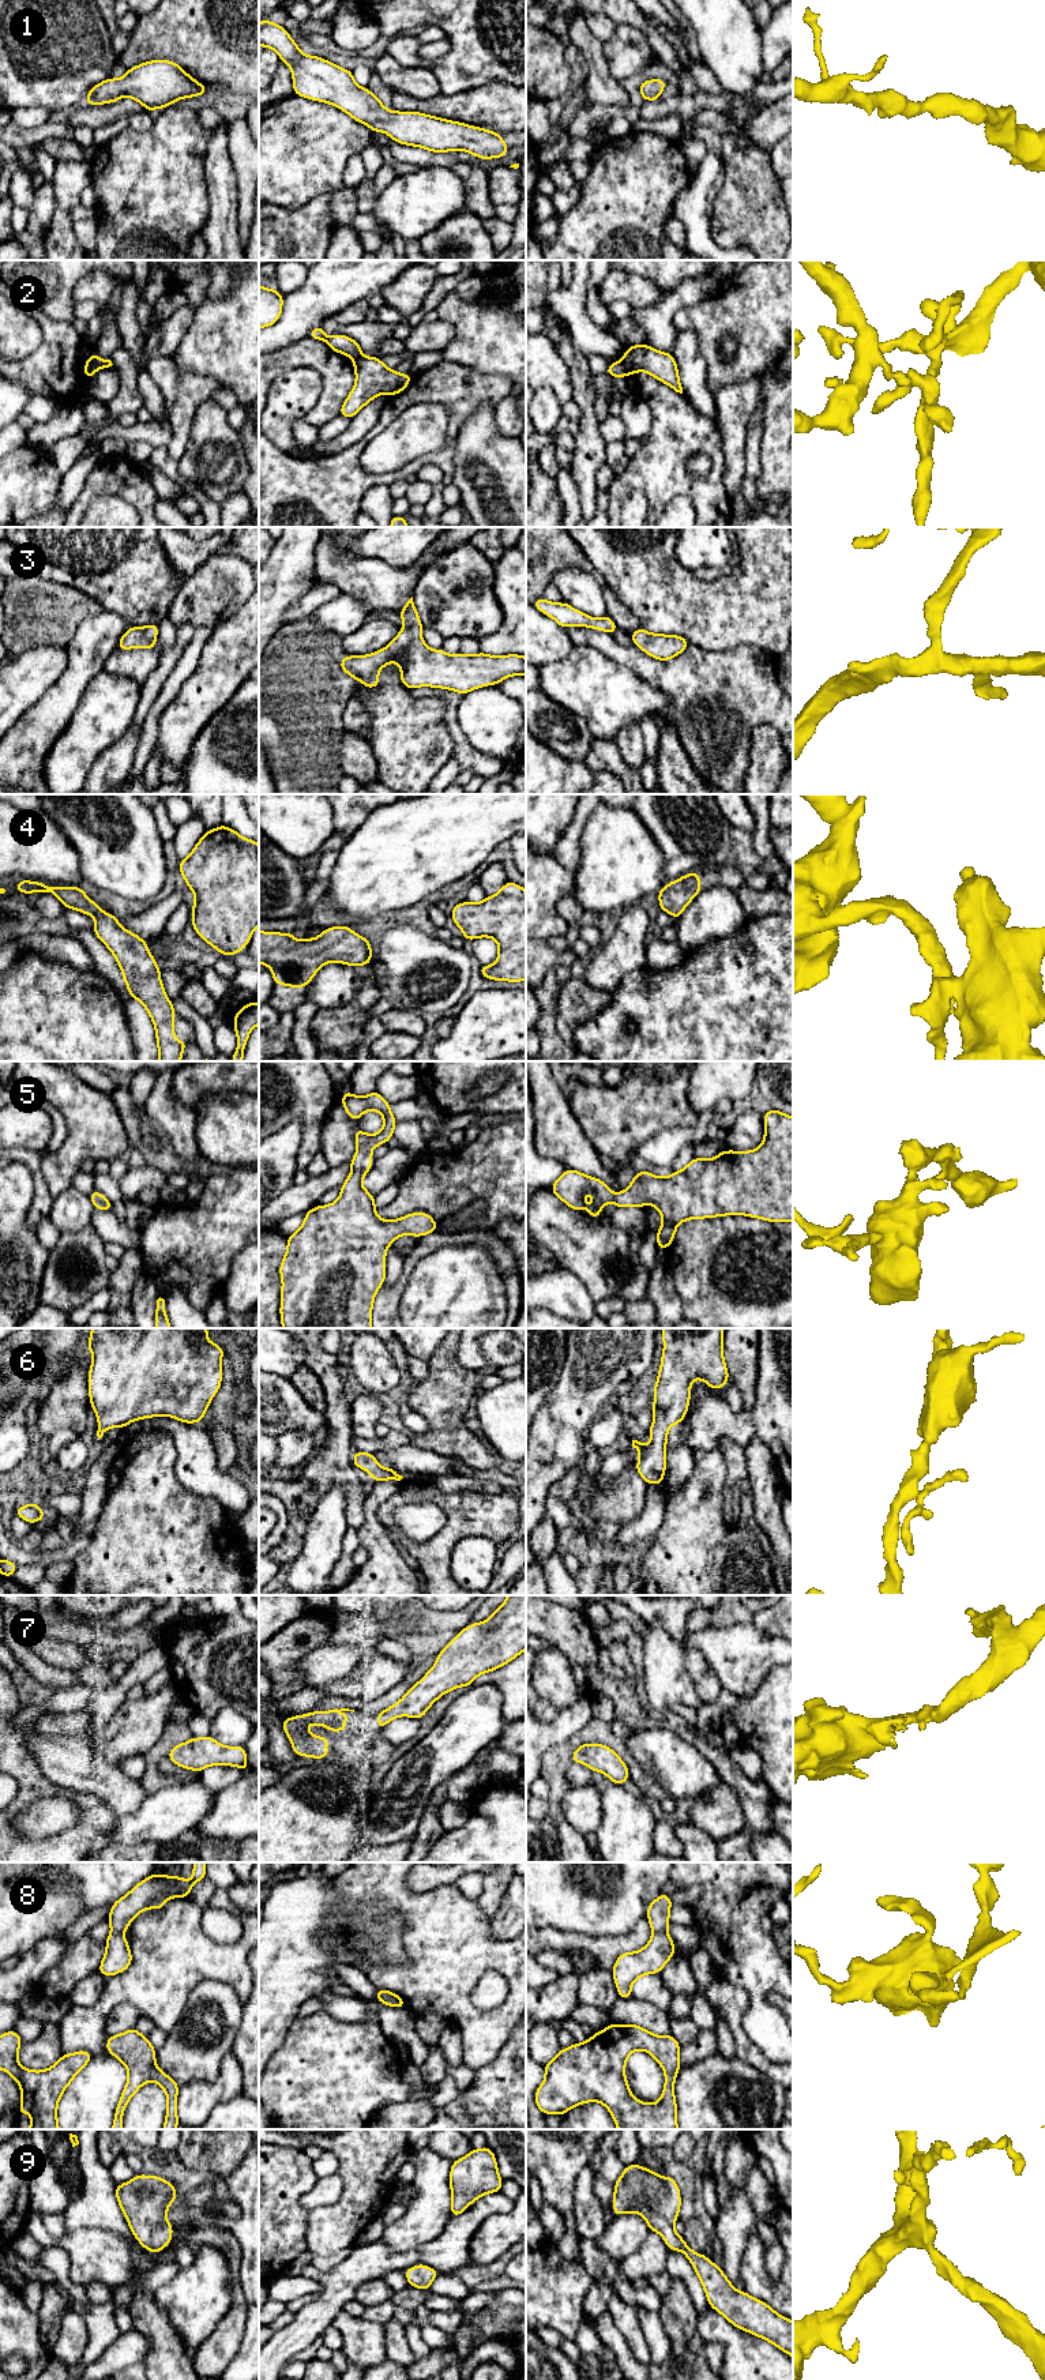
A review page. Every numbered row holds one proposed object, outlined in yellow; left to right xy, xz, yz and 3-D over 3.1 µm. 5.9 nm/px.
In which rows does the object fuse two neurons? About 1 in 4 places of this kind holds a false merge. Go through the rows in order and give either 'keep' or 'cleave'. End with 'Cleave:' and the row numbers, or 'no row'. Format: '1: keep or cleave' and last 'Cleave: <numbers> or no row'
1: keep
2: cleave
3: keep
4: keep
5: keep
6: keep
7: keep
8: cleave
9: keep
Cleave: 2, 8

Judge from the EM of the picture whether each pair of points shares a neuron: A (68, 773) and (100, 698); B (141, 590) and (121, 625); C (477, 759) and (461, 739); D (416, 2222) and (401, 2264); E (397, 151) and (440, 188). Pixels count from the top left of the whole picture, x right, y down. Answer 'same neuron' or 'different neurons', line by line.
A: same neuron
B: different neurons
C: same neuron
D: different neurons
E: different neurons

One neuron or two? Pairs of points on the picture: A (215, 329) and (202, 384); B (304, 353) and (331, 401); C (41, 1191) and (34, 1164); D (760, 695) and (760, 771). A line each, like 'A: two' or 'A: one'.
A: two
B: one
C: one
D: two

